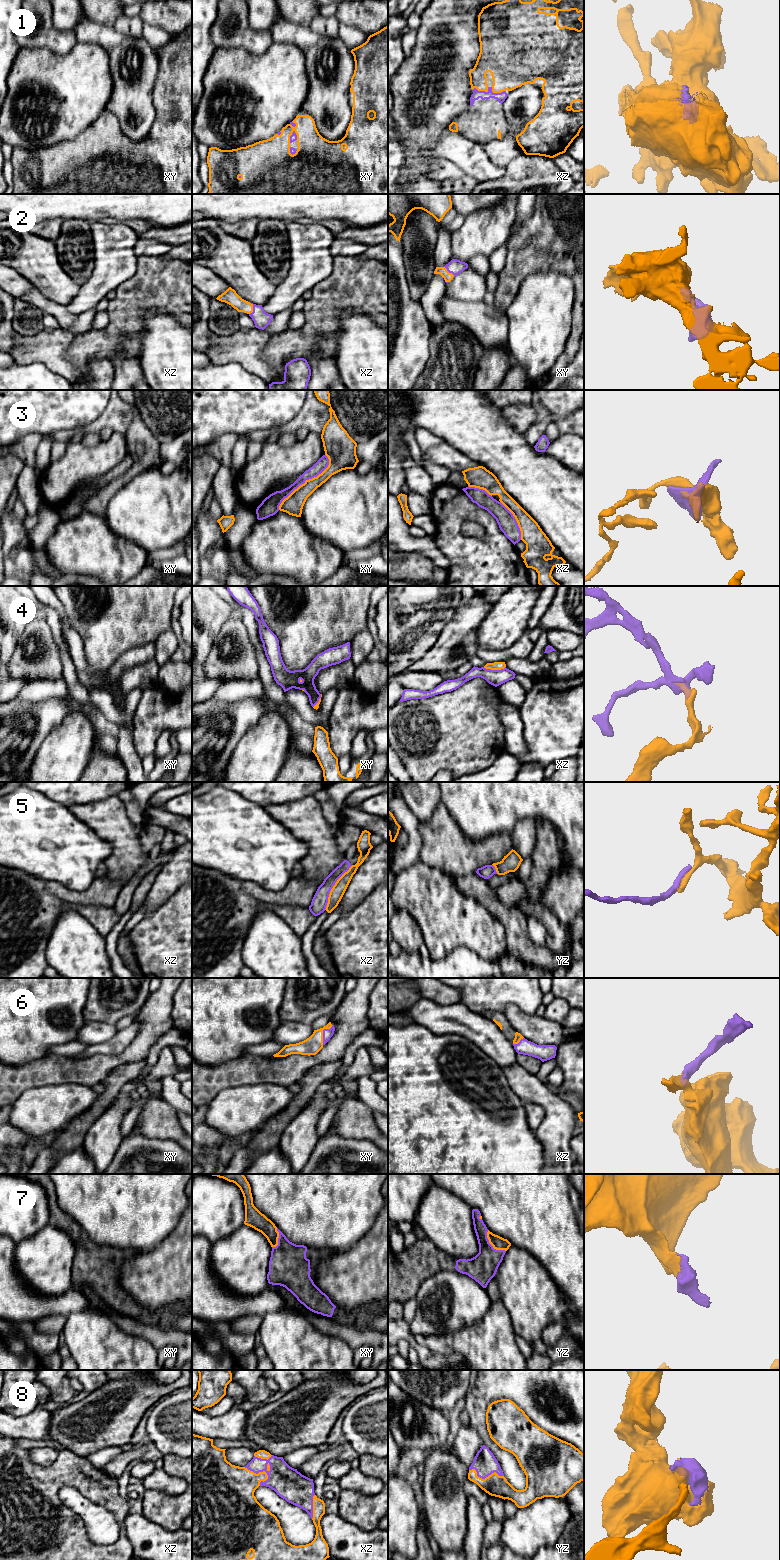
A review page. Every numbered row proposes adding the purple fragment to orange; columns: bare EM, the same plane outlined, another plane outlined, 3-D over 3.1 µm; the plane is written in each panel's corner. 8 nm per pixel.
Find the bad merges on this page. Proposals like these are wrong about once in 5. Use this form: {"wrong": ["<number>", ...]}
{"wrong": ["3"]}

